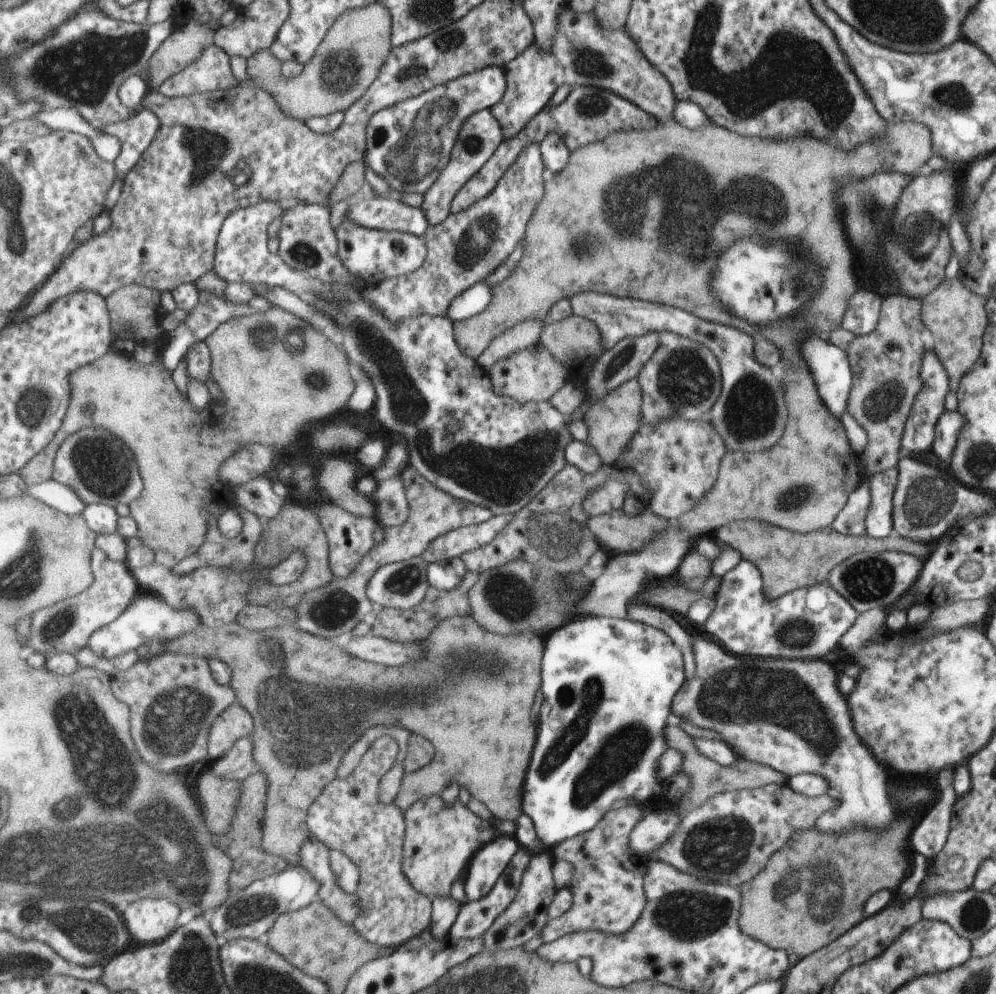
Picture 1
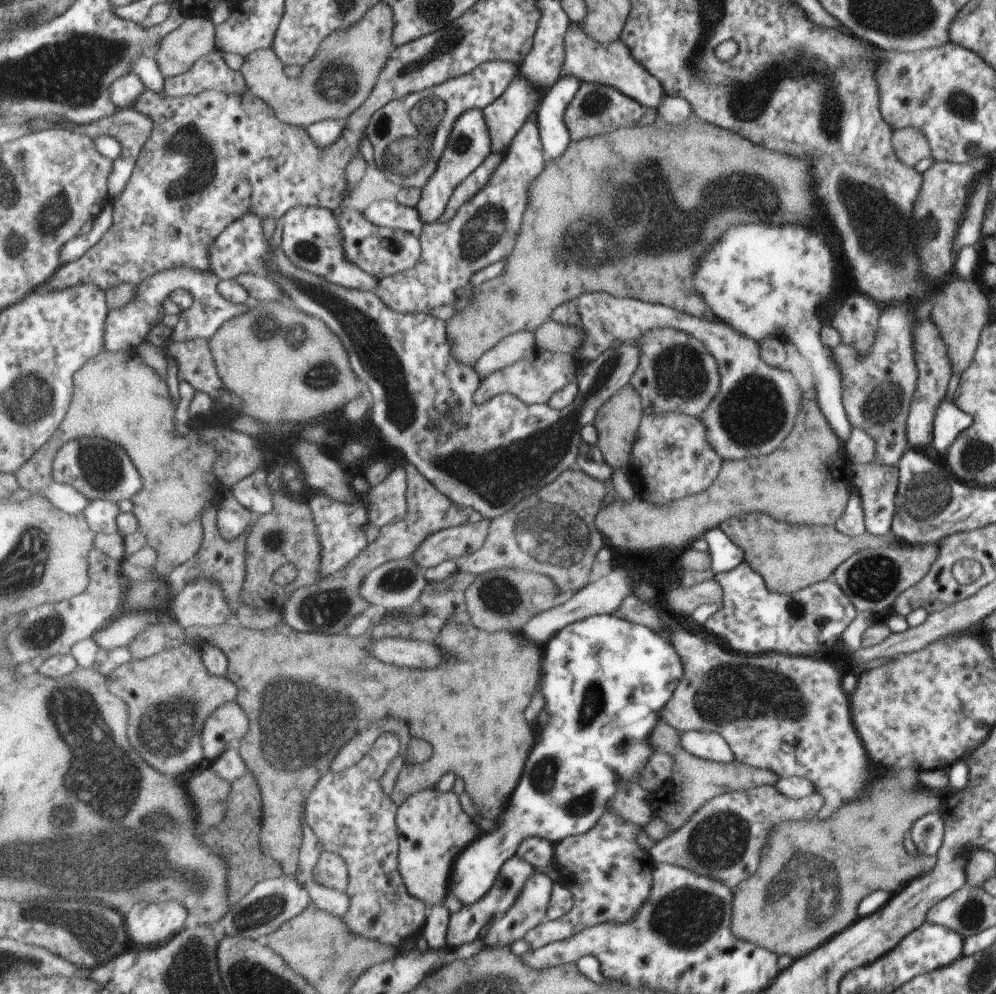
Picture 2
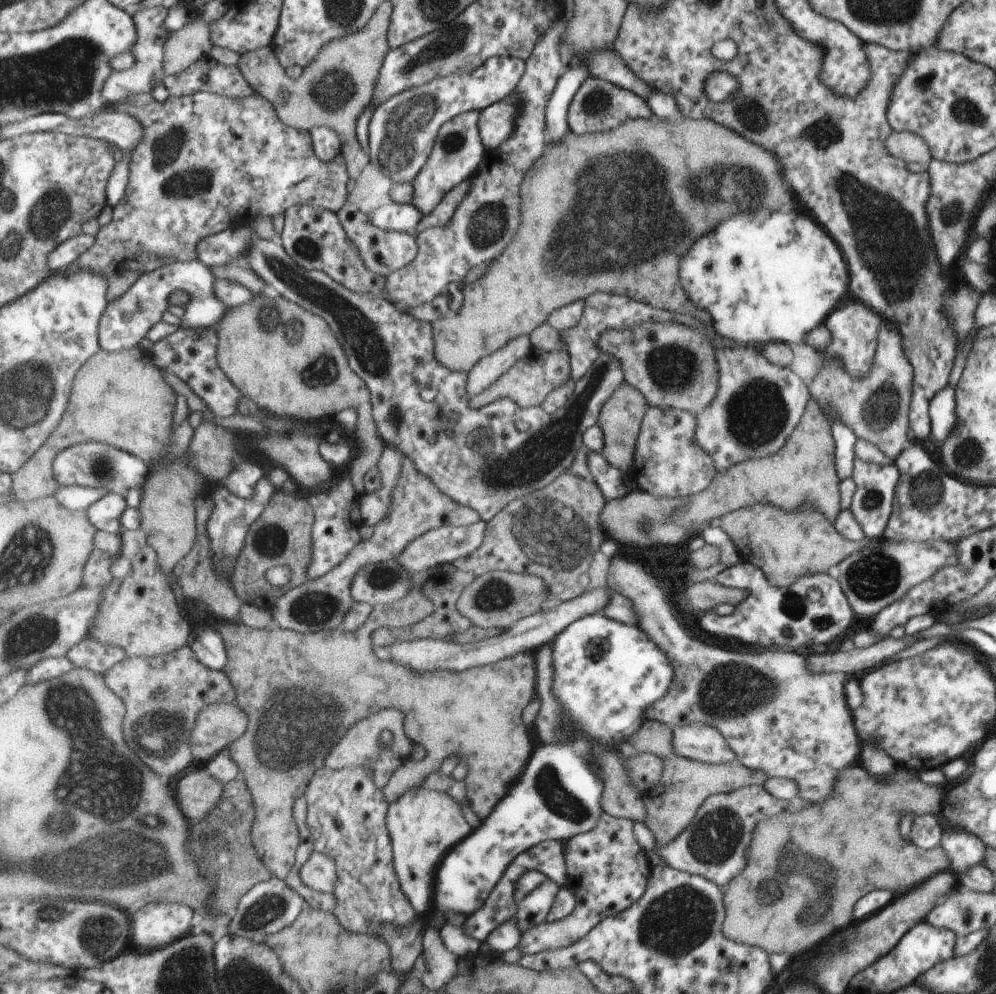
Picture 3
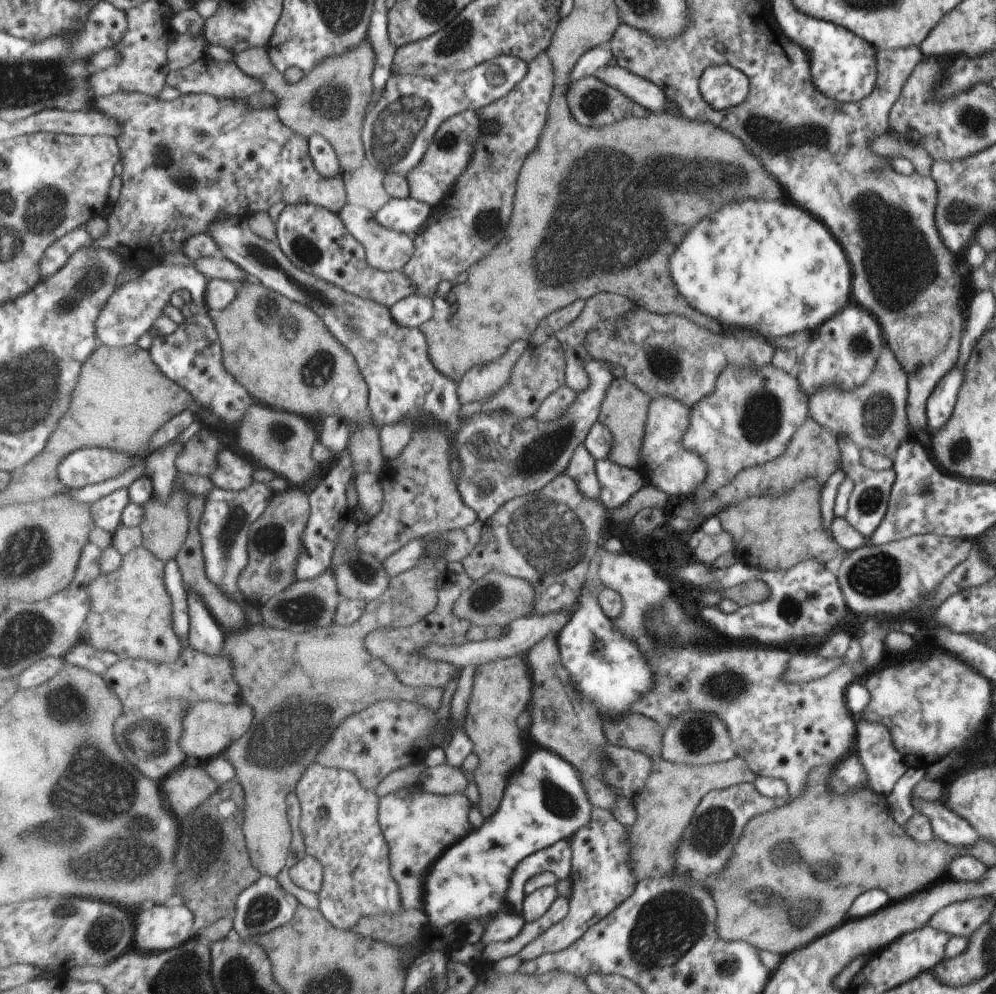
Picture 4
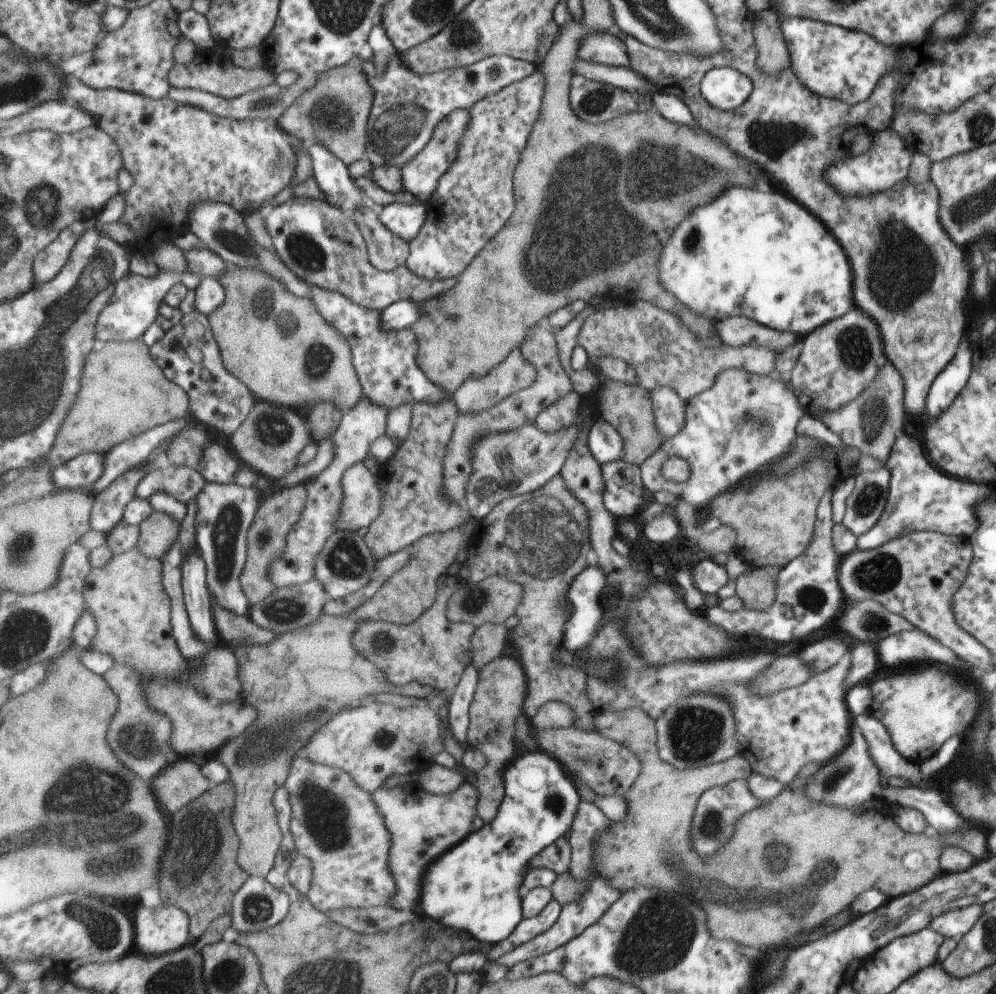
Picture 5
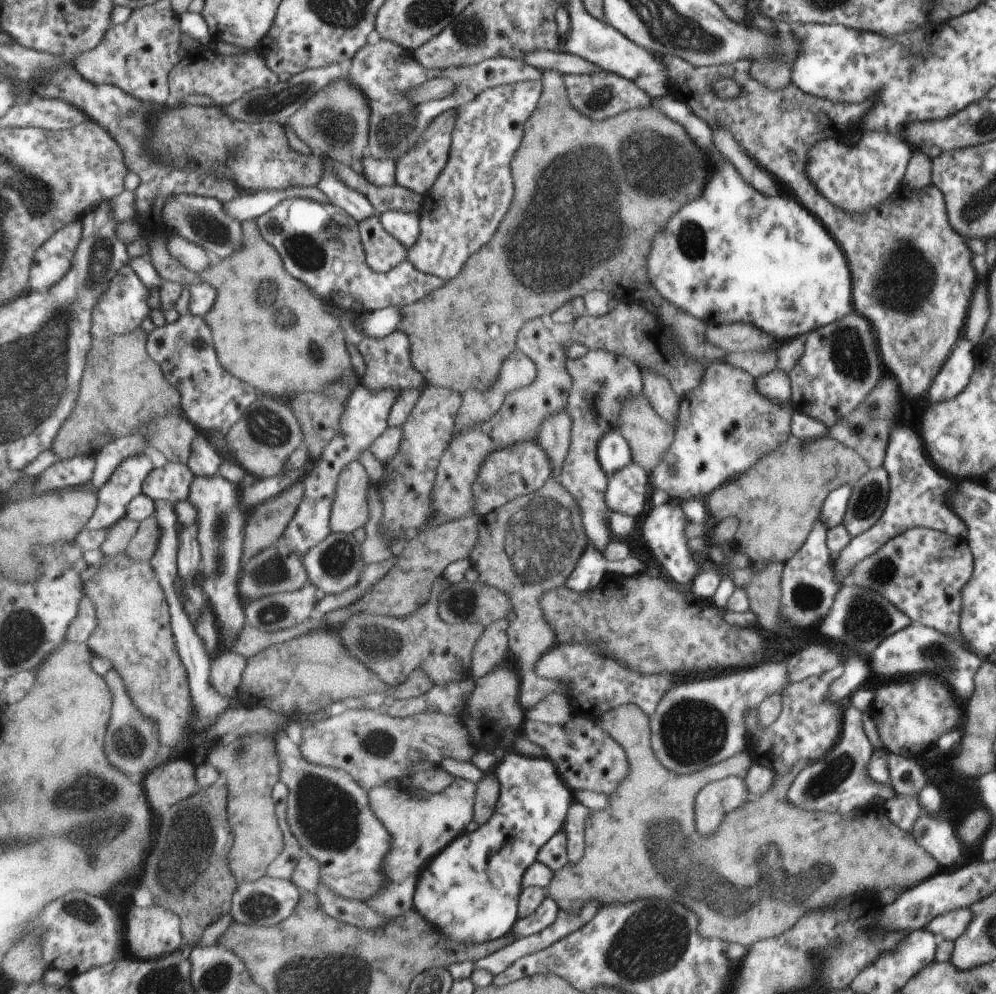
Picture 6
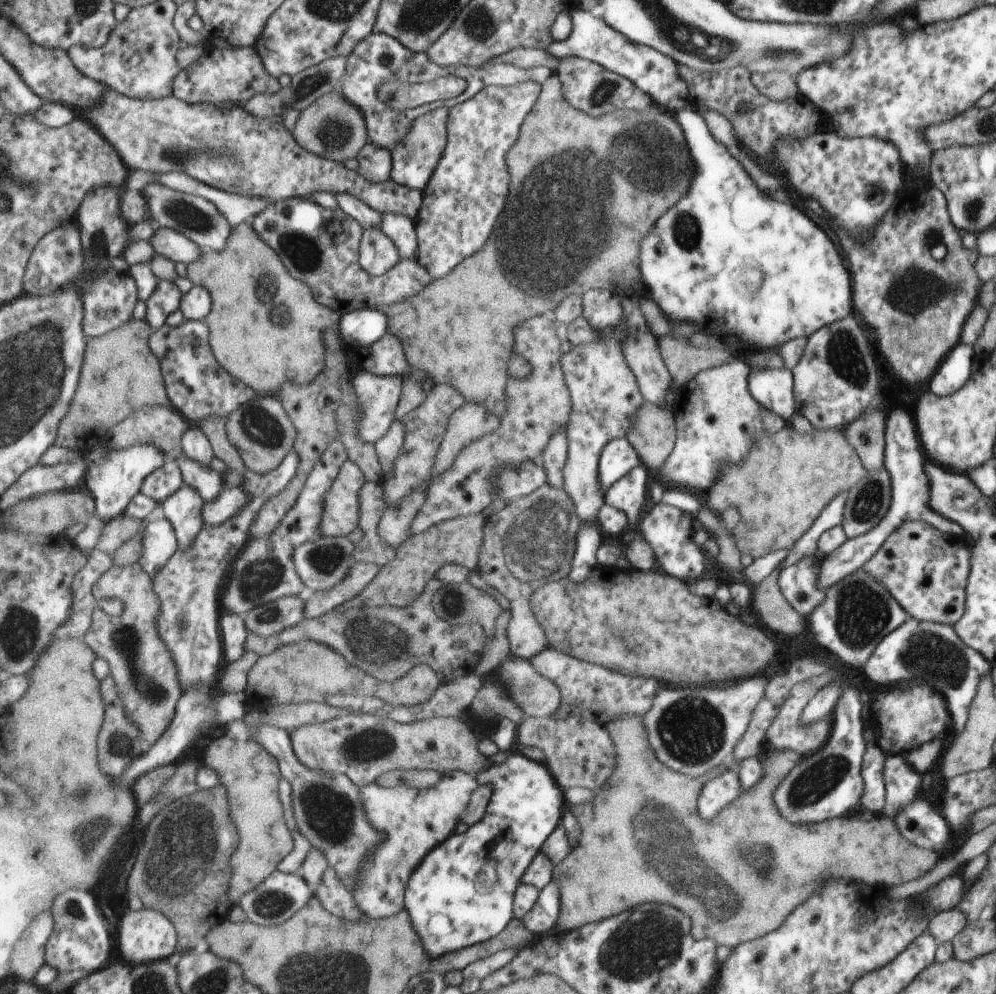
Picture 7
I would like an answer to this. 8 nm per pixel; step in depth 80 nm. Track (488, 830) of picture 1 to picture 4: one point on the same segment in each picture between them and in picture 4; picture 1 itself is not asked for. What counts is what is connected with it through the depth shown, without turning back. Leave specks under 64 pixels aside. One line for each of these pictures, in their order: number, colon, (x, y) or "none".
2: (434, 828)
3: (425, 824)
4: (419, 825)

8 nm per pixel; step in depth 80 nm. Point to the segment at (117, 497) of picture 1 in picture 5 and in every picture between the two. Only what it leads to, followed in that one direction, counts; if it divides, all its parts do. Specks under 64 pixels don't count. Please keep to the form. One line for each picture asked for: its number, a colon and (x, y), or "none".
2: (100, 469)
3: (95, 465)
4: (91, 465)
5: (83, 471)

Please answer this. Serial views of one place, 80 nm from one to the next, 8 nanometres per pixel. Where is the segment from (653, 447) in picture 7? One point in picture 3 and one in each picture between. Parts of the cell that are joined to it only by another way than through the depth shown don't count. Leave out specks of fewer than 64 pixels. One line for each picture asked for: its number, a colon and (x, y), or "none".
3: (622, 416)
4: (624, 409)
5: (628, 408)
6: (648, 437)

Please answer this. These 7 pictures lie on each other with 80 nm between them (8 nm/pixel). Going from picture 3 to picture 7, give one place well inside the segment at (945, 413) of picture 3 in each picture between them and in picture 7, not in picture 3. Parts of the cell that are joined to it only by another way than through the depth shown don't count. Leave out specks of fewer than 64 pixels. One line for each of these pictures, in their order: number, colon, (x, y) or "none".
4: (940, 403)
5: (950, 381)
6: (954, 375)
7: (954, 371)

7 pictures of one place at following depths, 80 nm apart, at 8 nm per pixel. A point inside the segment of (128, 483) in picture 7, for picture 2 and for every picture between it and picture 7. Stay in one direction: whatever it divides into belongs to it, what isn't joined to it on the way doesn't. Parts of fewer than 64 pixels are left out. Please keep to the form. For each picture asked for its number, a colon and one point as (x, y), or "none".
2: (102, 514)
3: (106, 514)
4: (107, 512)
5: (108, 511)
6: (126, 483)

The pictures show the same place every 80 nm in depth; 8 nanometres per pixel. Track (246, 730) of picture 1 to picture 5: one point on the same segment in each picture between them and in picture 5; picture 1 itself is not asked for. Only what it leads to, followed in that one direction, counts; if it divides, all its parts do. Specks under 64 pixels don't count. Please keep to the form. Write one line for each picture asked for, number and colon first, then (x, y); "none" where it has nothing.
2: (227, 725)
3: (219, 726)
4: (210, 727)
5: (127, 596)

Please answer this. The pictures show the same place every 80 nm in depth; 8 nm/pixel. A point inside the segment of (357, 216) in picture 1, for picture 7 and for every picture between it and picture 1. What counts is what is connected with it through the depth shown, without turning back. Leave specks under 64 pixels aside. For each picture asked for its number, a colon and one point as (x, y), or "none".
2: (392, 214)
3: (395, 216)
4: (408, 216)
5: (404, 219)
6: (405, 226)
7: (401, 229)

